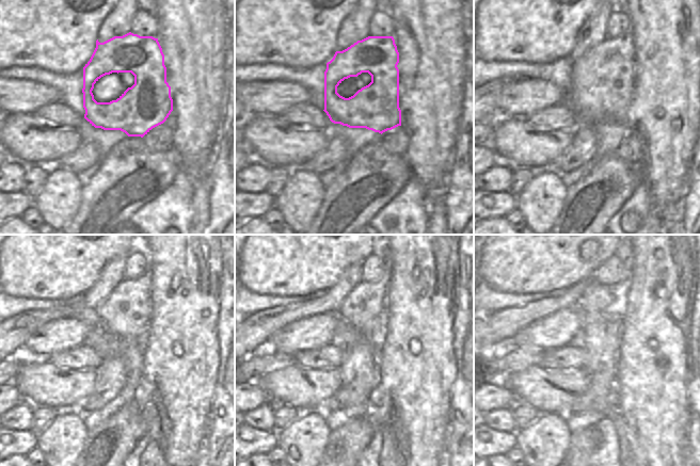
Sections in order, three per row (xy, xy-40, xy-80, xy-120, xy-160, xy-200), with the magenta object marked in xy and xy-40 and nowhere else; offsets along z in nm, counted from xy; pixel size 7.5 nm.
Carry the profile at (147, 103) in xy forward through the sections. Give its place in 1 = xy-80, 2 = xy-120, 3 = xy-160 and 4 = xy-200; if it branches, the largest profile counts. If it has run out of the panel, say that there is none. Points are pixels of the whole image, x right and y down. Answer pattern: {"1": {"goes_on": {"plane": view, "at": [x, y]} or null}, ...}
{"1": {"goes_on": {"plane": "xy-80", "at": [602, 81]}}, "2": {"goes_on": {"plane": "xy-120", "at": [126, 312]}}, "3": {"goes_on": {"plane": "xy-160", "at": [361, 308]}}, "4": {"goes_on": {"plane": "xy-200", "at": [613, 300]}}}

